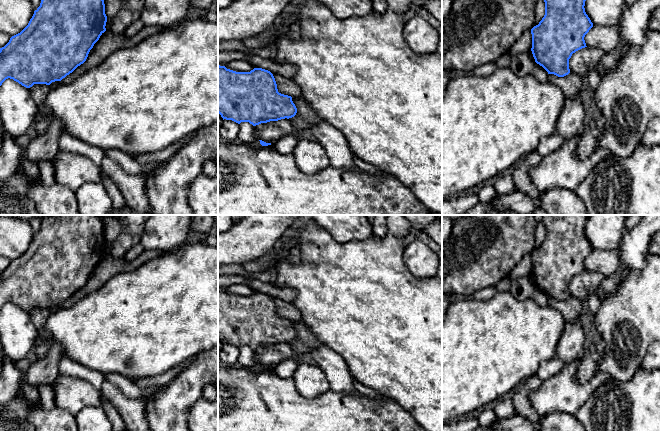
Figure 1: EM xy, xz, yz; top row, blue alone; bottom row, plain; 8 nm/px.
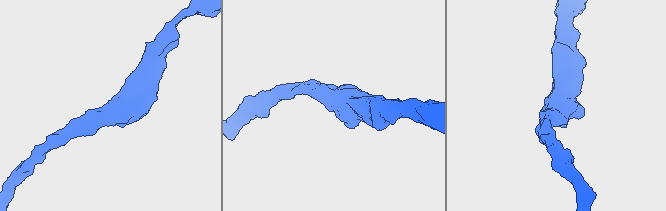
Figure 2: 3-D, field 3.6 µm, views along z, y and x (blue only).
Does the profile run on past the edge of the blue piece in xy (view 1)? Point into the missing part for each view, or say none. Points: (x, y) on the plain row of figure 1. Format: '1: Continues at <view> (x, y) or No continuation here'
1: No continuation here

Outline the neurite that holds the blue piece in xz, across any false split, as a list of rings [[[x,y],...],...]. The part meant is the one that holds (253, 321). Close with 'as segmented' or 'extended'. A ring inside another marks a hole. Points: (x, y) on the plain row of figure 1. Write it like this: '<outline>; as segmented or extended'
[[[218,289],[218,337],[226,344],[238,348],[249,346],[253,350],[270,345],[289,343],[296,339],[297,332],[292,321],[278,316],[273,298],[262,292],[250,296],[236,296]]]; as segmented

